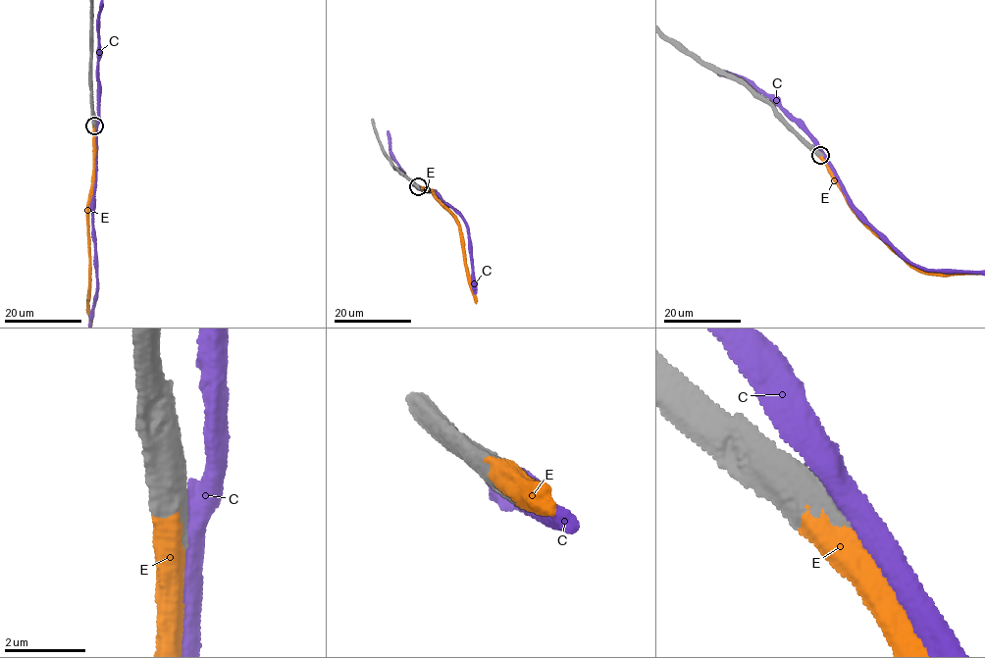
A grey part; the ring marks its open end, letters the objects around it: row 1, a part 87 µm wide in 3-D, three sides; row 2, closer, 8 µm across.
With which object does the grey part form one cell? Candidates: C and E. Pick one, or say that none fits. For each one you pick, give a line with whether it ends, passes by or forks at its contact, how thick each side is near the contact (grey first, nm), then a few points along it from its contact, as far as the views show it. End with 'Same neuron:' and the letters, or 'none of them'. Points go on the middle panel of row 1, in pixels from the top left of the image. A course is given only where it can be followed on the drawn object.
E: it ends | 800/650 nm
Same neuron: E

